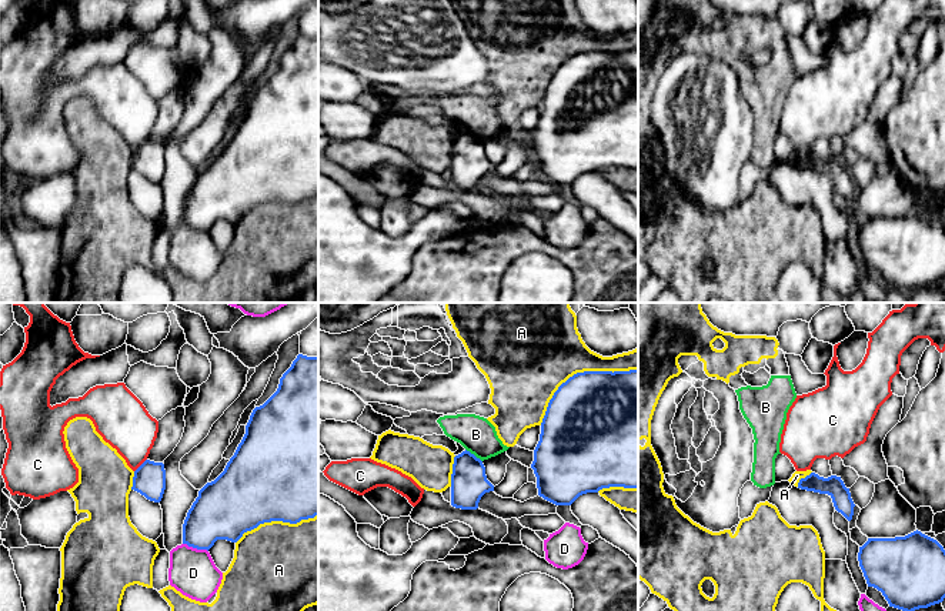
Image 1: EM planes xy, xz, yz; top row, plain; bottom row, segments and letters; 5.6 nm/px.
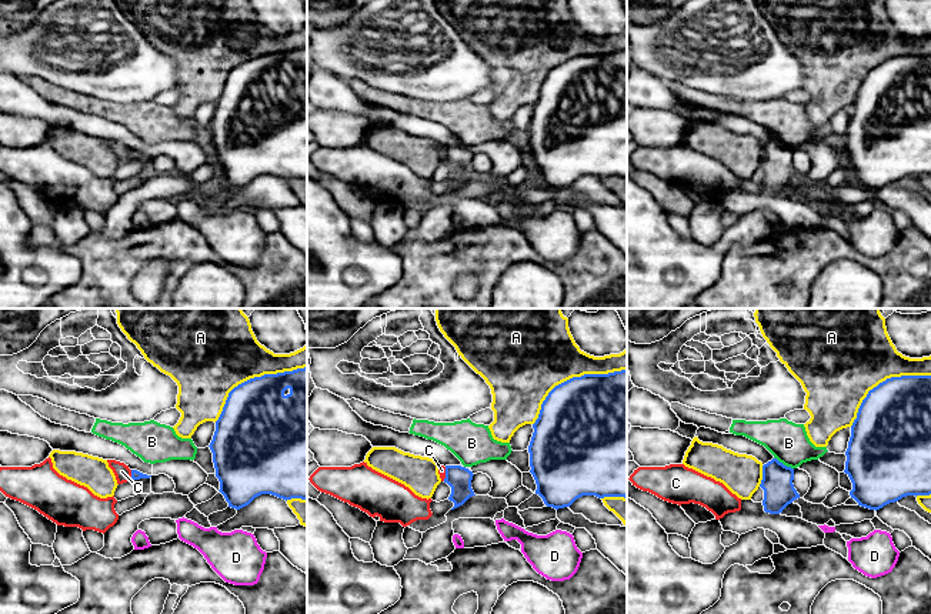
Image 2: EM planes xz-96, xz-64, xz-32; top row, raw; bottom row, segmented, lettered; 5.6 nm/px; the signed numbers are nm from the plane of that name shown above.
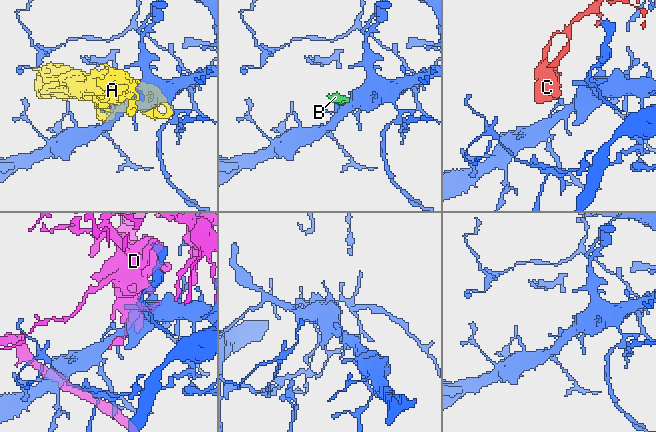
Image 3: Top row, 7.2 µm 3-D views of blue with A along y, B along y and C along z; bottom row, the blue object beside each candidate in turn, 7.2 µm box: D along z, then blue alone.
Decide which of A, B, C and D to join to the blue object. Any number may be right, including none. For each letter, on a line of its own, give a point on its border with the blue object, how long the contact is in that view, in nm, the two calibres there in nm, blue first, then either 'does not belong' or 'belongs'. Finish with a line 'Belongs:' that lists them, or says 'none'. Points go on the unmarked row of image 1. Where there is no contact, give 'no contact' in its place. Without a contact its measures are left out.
A: contact xz (578, 53); length 650 nm; calibres 500 and 400 nm; does not belong
B: contact xz (473, 134); length 120 nm; calibres 200 and 200 nm; does not belong
C: contact xy (140, 146); length 100 nm; calibres 180 and 280 nm; does not belong
D: contact xy (196, 227); length 150 nm; calibres 320 and 260 nm; does not belong
Belongs: none

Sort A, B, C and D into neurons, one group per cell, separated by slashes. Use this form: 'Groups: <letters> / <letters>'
Groups: A B / C / D

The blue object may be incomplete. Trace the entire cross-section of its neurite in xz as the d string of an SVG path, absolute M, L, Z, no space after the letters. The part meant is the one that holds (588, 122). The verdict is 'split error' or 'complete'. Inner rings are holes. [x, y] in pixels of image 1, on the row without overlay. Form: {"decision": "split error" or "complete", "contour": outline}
{"decision": "complete", "contour": "M638 50L584 51L562 63L548 83L531 148L538 176L555 186L602 168L638 168Z"}

